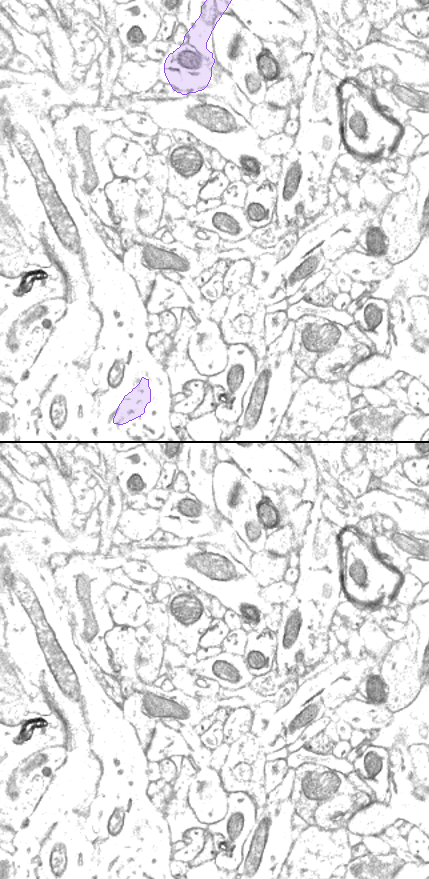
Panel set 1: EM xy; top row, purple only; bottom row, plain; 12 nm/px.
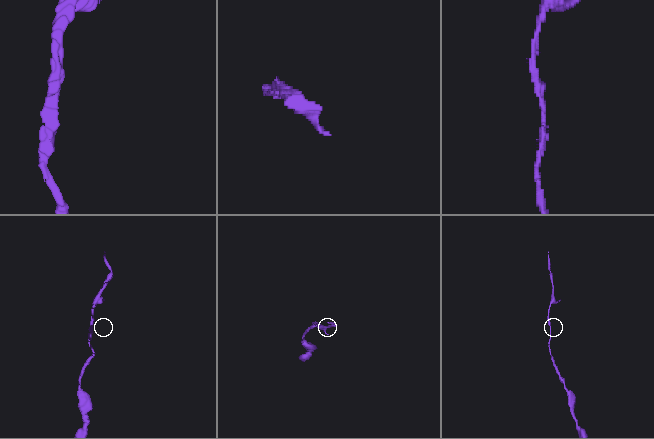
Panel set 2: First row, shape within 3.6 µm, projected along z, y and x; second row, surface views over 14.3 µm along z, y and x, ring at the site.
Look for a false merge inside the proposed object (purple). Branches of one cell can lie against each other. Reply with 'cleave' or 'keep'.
cleave

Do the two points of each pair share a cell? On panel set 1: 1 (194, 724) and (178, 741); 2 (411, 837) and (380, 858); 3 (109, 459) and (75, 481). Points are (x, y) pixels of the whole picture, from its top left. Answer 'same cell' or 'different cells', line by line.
1: different cells
2: different cells
3: same cell

